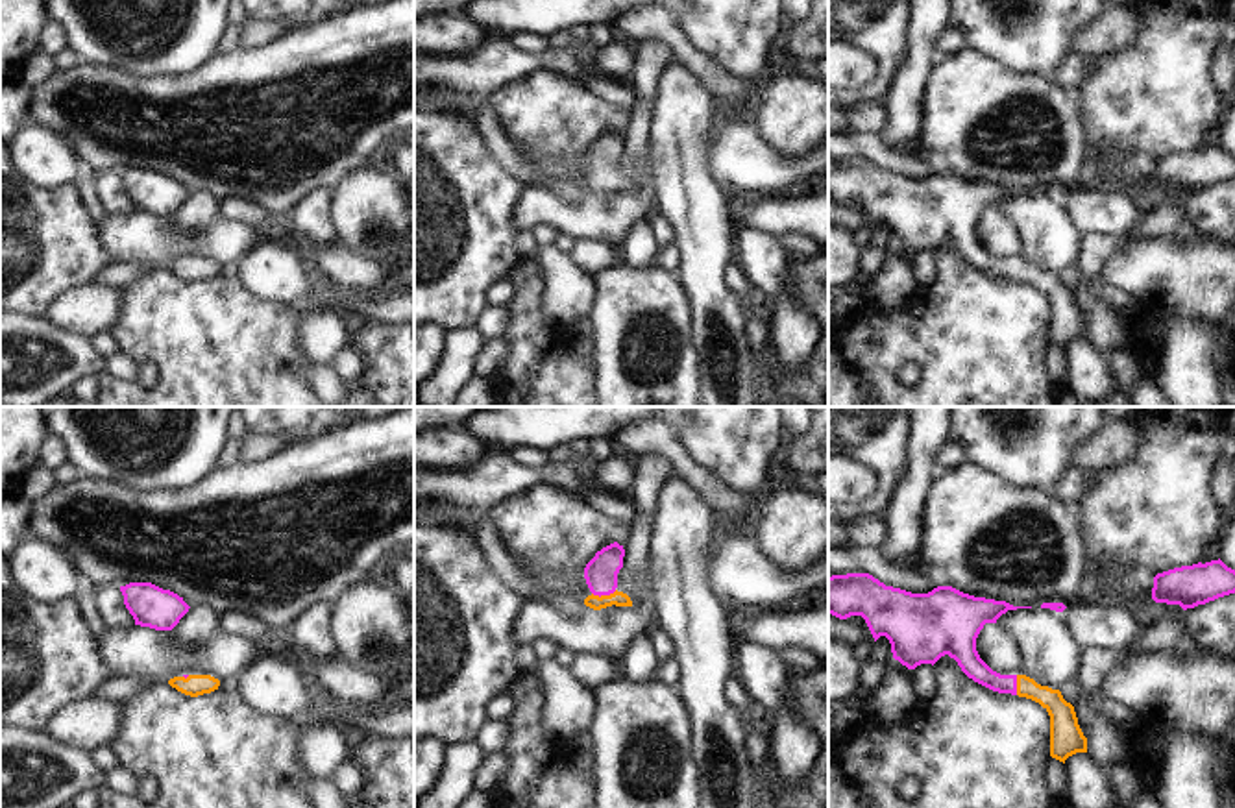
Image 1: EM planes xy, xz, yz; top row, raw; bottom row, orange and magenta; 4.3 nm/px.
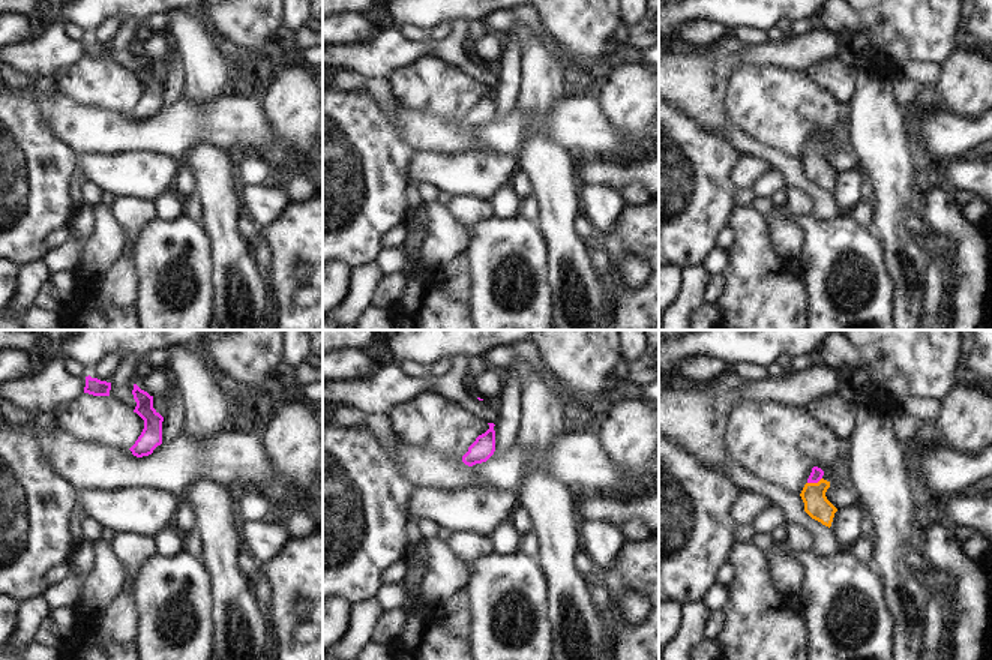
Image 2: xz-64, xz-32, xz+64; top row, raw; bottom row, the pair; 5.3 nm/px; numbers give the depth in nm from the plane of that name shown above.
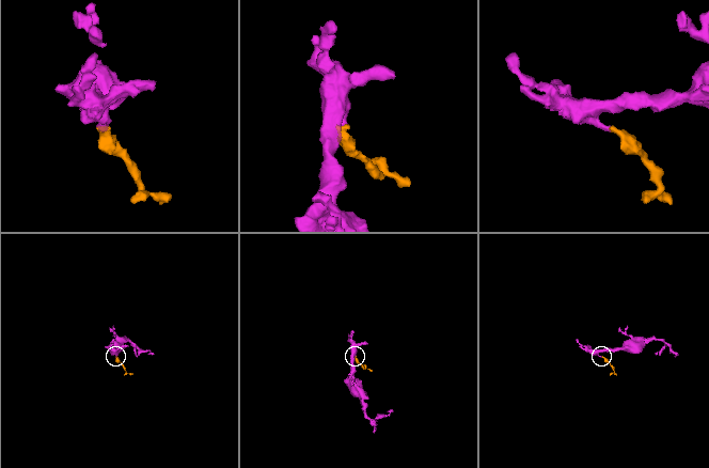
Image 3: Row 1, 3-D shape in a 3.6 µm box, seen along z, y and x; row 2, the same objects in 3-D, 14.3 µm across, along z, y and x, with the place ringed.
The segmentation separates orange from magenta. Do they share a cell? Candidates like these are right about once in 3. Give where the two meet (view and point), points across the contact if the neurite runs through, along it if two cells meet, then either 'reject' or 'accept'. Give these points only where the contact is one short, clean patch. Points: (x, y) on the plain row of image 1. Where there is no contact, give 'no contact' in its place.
contact xz (603, 182); way xz (618, 183), (603, 182), (601, 158); accept

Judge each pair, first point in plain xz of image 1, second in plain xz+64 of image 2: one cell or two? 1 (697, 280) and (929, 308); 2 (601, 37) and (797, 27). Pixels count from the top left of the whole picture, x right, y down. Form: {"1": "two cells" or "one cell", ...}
{"1": "two cells", "2": "one cell"}

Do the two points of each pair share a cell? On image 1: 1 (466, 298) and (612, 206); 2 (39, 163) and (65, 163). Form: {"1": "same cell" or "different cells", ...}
{"1": "different cells", "2": "same cell"}

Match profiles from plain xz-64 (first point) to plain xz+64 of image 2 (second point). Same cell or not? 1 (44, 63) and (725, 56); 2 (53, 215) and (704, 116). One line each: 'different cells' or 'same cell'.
1: same cell
2: different cells

